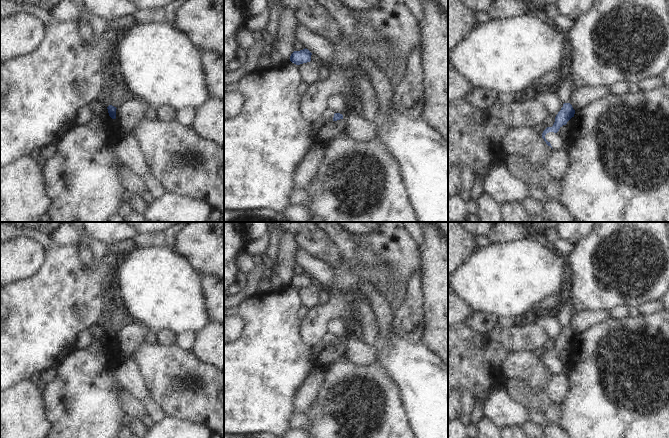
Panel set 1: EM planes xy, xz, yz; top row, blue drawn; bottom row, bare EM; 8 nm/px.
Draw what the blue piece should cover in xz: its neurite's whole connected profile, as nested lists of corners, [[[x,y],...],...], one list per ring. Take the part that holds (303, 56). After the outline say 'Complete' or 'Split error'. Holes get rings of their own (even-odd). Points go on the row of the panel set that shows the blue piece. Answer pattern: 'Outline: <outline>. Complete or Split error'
Outline: [[[308,49],[294,51],[290,56],[290,61],[296,65],[307,63],[311,61],[312,53]]]. Complete

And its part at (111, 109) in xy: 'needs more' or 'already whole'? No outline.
needs more

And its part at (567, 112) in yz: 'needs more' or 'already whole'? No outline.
needs more

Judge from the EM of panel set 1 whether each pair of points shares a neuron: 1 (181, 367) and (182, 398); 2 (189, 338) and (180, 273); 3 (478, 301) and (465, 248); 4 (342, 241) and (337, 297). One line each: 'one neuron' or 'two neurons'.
1: one neuron
2: two neurons
3: two neurons
4: one neuron

